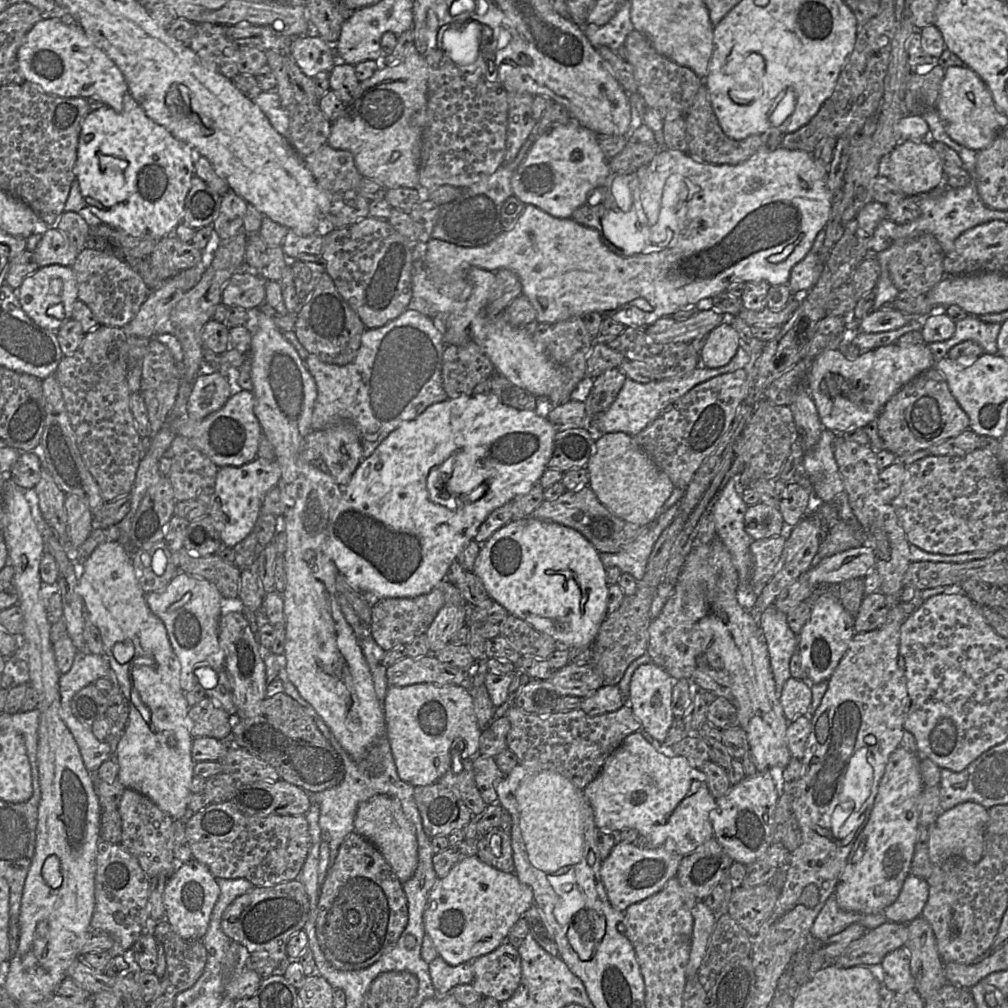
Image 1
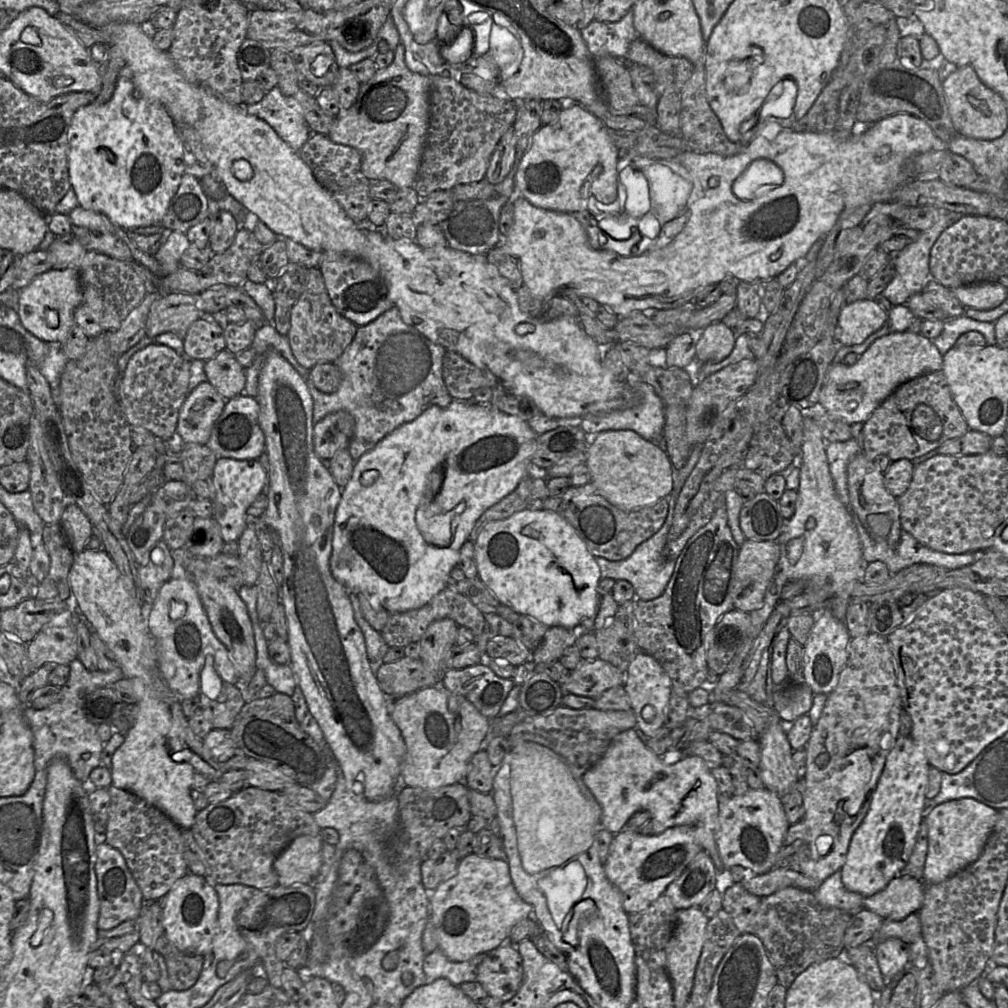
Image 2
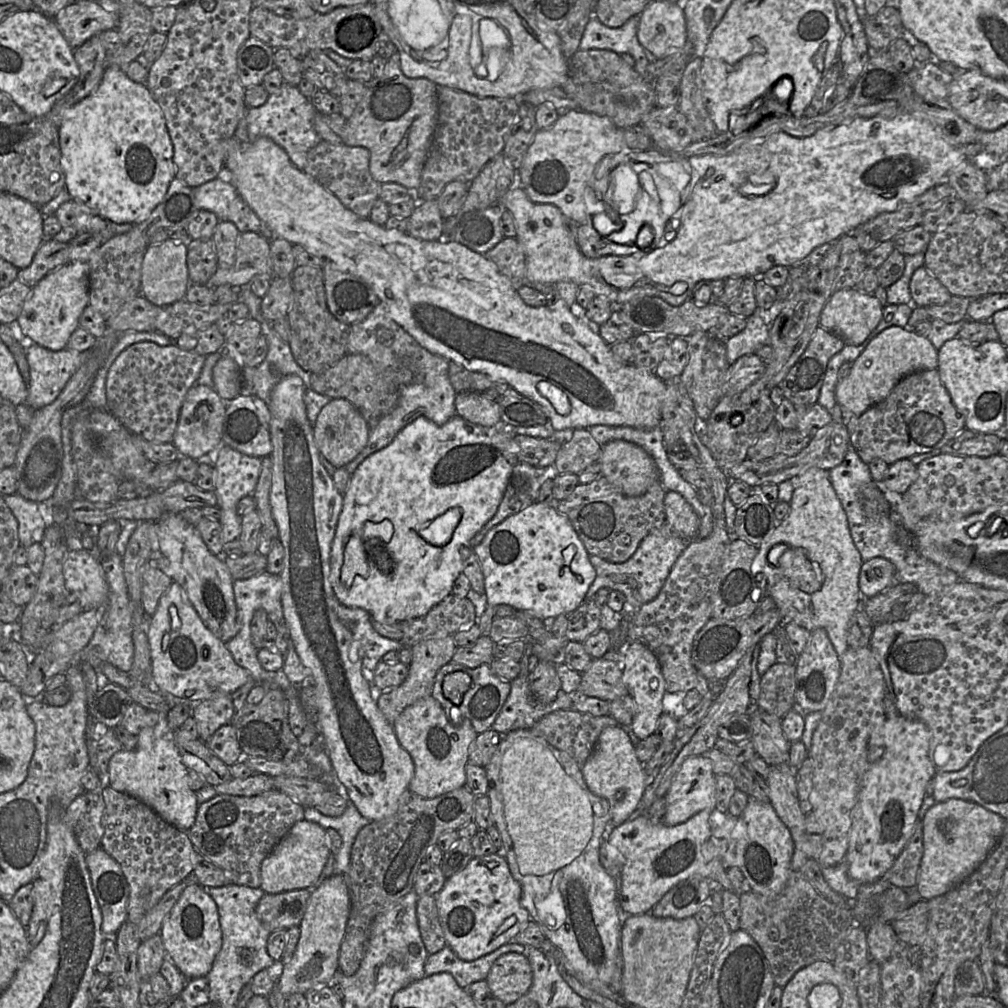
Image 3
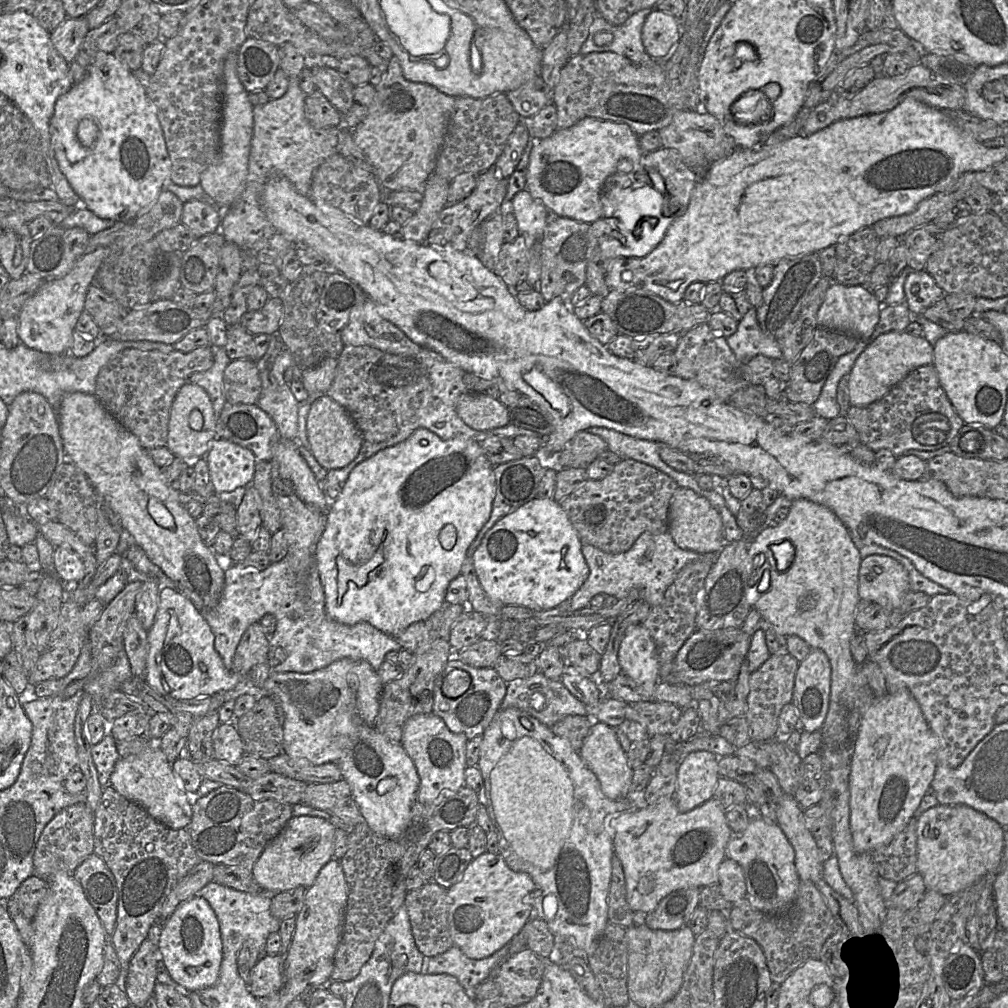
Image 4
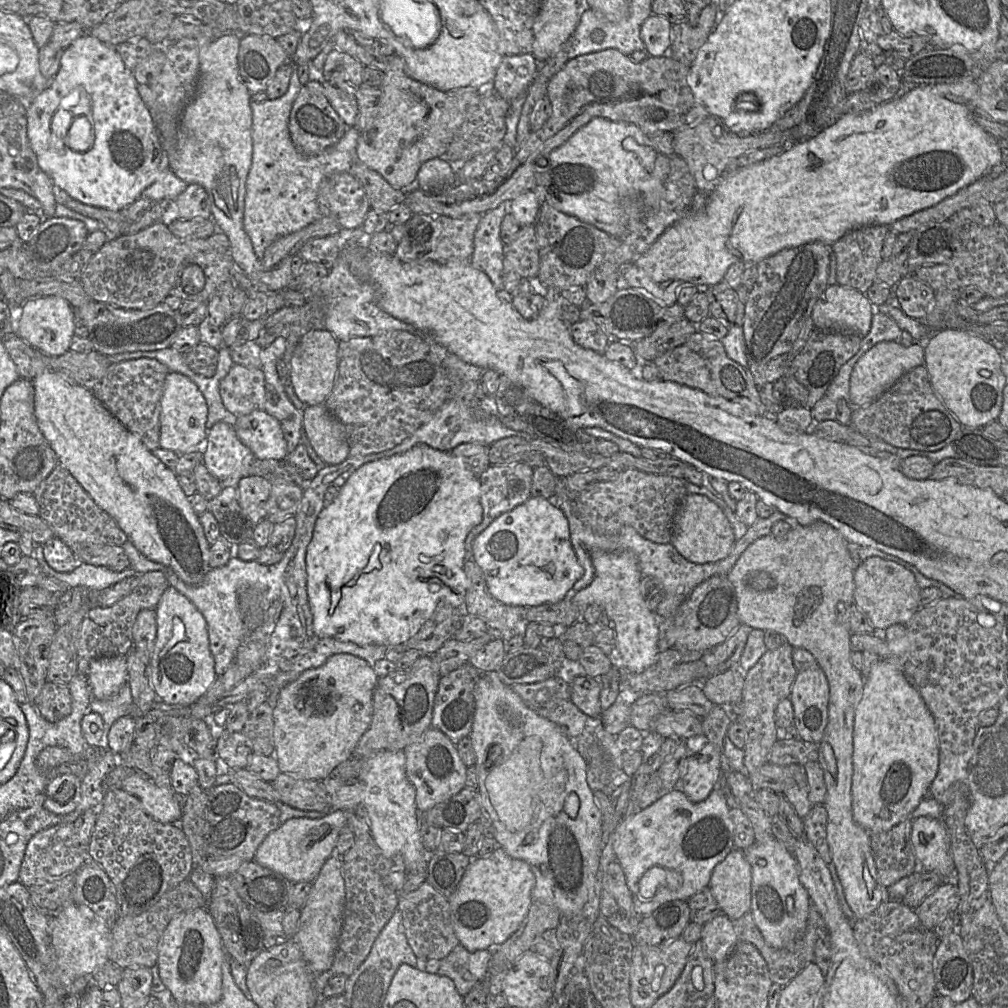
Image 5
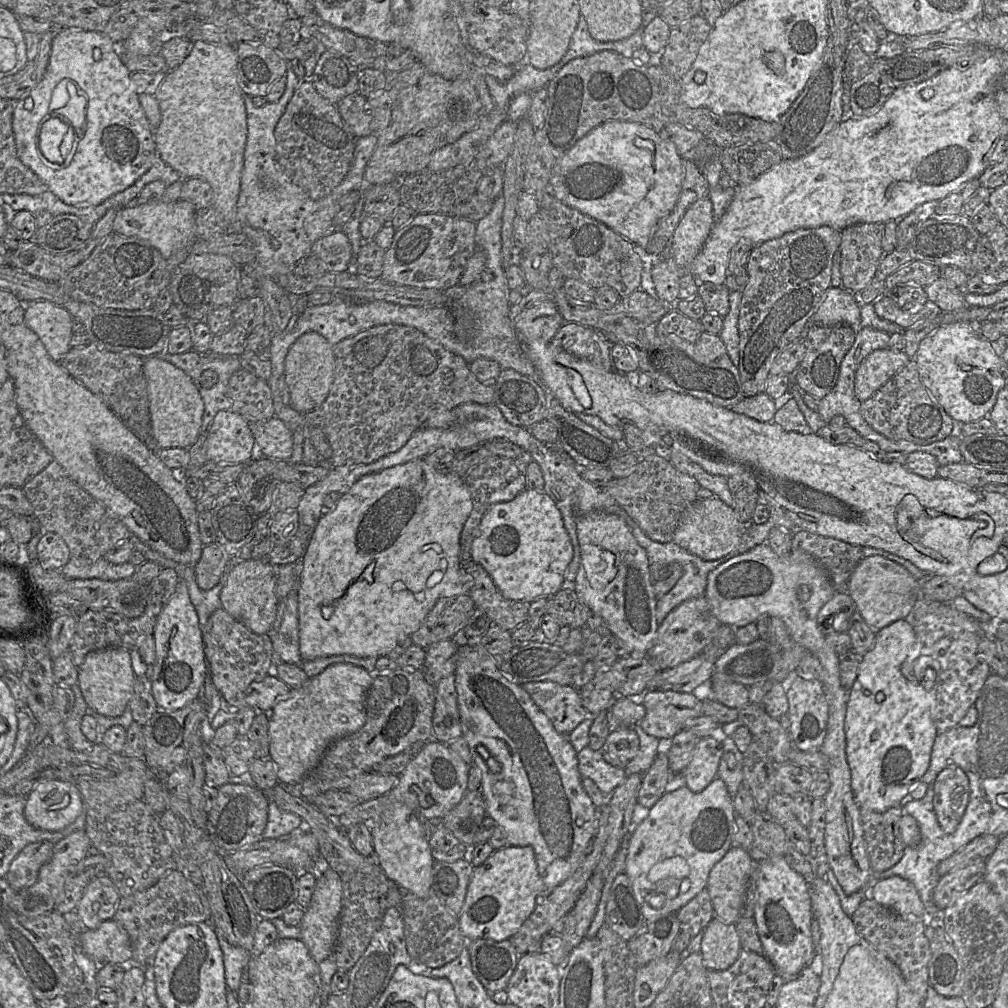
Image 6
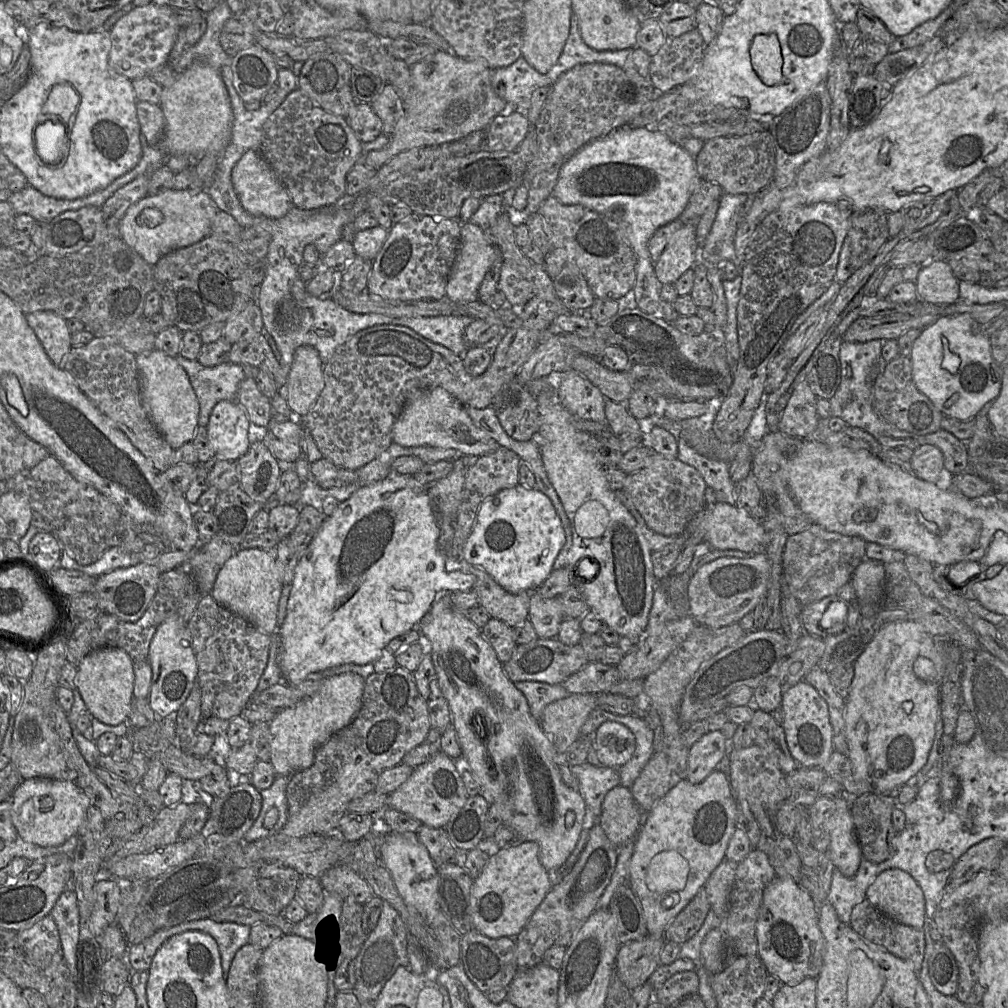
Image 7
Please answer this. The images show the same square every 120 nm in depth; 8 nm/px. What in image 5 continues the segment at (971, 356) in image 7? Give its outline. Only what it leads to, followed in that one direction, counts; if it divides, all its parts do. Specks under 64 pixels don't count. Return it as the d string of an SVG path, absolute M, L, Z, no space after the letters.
M935 331L924 347L924 366L932 388L963 427L982 428L997 420L1007 384L1001 363L1002 356L991 343L968 331Z

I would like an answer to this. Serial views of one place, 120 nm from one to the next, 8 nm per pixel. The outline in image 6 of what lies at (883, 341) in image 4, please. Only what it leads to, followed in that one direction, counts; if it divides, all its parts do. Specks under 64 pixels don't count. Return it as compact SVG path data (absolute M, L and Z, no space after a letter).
M887 347L872 351L861 361L855 373L854 393L857 399L861 402L869 399L910 359L903 350Z

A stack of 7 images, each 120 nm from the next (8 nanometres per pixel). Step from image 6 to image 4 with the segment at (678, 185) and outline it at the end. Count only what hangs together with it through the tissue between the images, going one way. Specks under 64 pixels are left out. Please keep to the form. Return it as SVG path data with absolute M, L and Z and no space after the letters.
M586 117L569 128L556 129L545 138L533 139L526 173L526 189L549 211L559 216L590 224L604 217L601 195L607 177L617 173L617 165L622 159L638 163L642 154L638 135L627 124Z

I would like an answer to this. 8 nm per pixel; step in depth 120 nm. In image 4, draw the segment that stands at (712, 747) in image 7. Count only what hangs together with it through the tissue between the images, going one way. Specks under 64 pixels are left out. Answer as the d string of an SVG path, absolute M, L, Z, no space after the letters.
M709 751L685 755L677 769L674 799L680 812L688 812L714 796L719 779L718 756Z

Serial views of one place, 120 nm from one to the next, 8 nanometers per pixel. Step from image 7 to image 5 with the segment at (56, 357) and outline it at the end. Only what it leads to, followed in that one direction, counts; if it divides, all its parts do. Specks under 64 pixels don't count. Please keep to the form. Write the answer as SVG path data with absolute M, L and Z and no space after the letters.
M42 296L24 301L14 321L14 332L26 343L49 356L61 356L70 349L74 335L75 309L59 296Z

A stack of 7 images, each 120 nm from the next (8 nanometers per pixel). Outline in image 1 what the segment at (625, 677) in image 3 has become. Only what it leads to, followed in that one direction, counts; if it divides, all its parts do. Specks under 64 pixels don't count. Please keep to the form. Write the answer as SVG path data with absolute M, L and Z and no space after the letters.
M653 662L640 665L630 681L629 705L634 716L654 739L663 742L673 723L672 690L674 679Z

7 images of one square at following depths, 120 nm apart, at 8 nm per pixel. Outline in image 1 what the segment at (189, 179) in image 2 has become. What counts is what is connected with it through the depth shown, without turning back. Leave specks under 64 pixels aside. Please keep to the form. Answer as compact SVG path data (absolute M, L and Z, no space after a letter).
M194 176L185 198L181 224L195 230L211 226L219 215L222 196L211 189L202 179Z

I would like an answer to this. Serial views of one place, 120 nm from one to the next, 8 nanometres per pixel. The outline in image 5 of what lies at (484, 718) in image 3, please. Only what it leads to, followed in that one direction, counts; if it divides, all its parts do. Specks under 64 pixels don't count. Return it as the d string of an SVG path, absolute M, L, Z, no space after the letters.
M469 662L442 676L436 693L431 727L443 732L453 744L469 737L475 714L474 688L483 673Z

